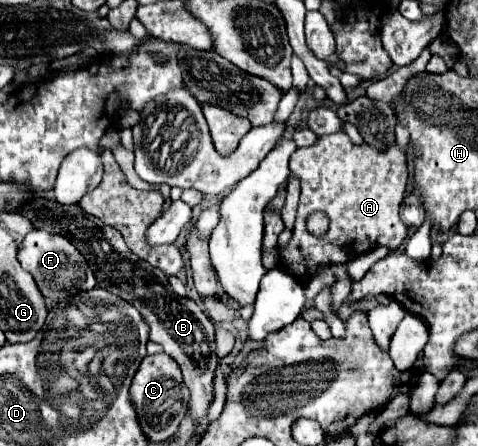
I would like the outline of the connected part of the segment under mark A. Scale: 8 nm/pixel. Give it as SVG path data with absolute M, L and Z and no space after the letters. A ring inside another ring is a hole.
M341 131L323 135L313 145L297 149L289 167L291 175L301 183L301 199L291 241L285 247L277 245L277 265L287 267L297 281L301 281L301 277L307 281L319 265L349 263L357 255L377 247L393 251L407 239L409 227L399 219L399 205L409 177L405 149L391 145L379 151L365 143L355 145L349 135ZM313 211L325 211L331 219L331 227L323 237L307 233L305 219Z

